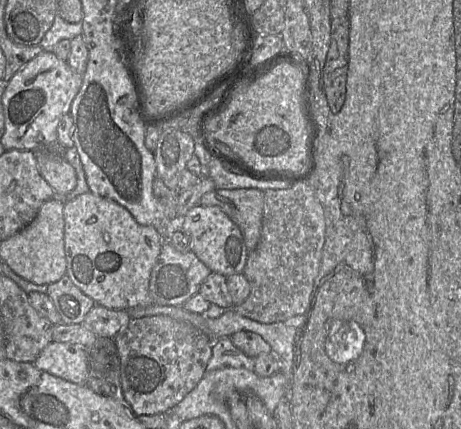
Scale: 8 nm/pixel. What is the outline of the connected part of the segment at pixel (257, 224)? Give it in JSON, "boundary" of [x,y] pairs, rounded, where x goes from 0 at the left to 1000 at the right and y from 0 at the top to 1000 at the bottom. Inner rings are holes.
{"boundary":[[[466,441],[443,452],[432,473],[438,480],[475,485],[516,527],[540,597],[560,571],[566,550],[573,445]]]}

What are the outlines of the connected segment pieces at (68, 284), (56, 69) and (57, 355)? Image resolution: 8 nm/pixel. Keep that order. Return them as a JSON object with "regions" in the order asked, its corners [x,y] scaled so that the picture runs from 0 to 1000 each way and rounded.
{"regions":[[[[141,639],[102,669],[108,692],[132,739],[132,755],[180,755],[187,734],[208,711]]],[[[93,119],[11,193],[4,221],[11,308],[2,333],[11,350],[98,347],[126,329],[132,273],[152,263],[156,238],[178,198],[180,175],[158,166],[117,121]]],[[[108,797],[74,841],[93,865],[169,897],[189,897],[189,811],[139,797]]]]}

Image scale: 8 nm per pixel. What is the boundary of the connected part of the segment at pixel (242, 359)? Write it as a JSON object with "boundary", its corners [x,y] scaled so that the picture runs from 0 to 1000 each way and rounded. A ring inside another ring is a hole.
{"boundary":[[[499,786],[466,790],[460,830],[447,858],[447,867],[486,855],[529,858],[551,865],[553,834],[536,830],[516,814]]]}

